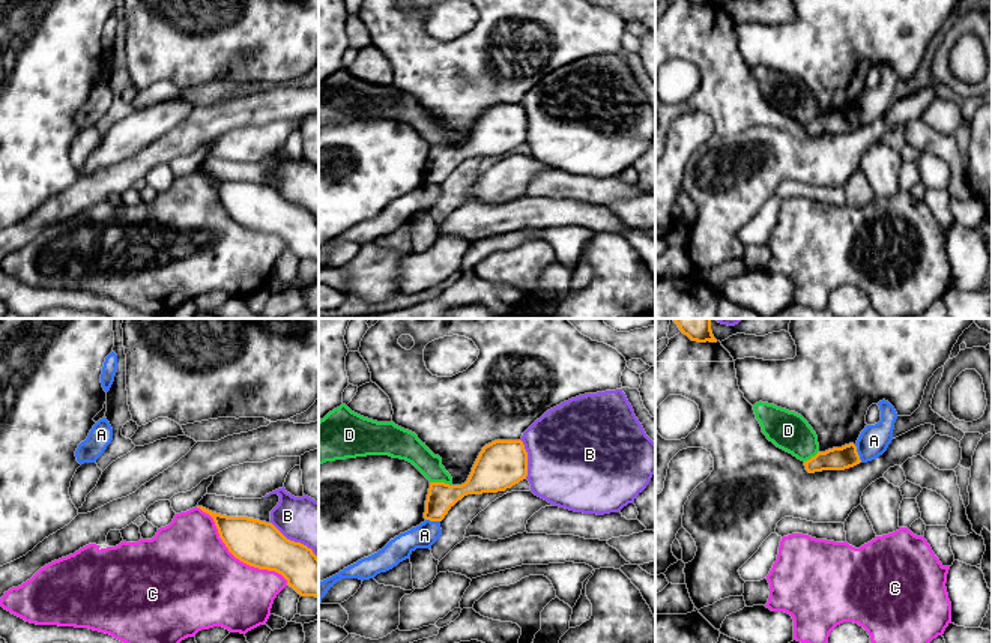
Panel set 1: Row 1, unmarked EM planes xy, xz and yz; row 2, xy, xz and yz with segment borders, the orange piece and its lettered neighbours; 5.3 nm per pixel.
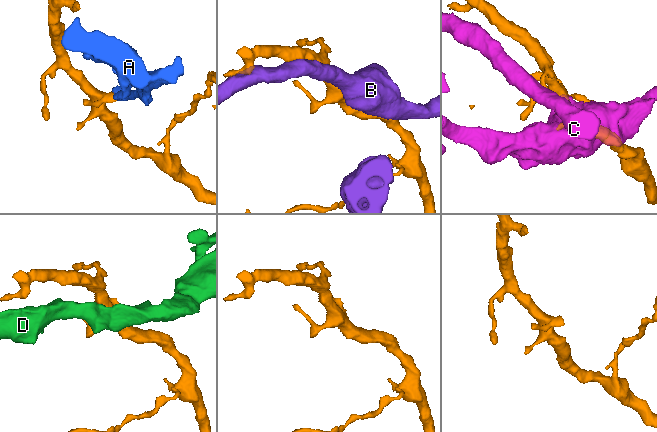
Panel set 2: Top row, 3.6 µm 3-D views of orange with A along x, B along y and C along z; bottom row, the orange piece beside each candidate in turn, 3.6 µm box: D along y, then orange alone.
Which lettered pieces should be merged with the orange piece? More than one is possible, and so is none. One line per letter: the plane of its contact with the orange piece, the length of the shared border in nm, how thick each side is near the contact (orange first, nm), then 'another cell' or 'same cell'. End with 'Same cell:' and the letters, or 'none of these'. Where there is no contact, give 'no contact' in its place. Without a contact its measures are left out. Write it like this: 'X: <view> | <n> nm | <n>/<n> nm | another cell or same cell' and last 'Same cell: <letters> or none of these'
A: yz | 100 nm | 130/160 nm | another cell
B: xz | 220 nm | 260/500 nm | another cell
C: xy | 650 nm | 240/480 nm | another cell
D: xz | 110 nm | 170/140 nm | another cell
Same cell: none of these

